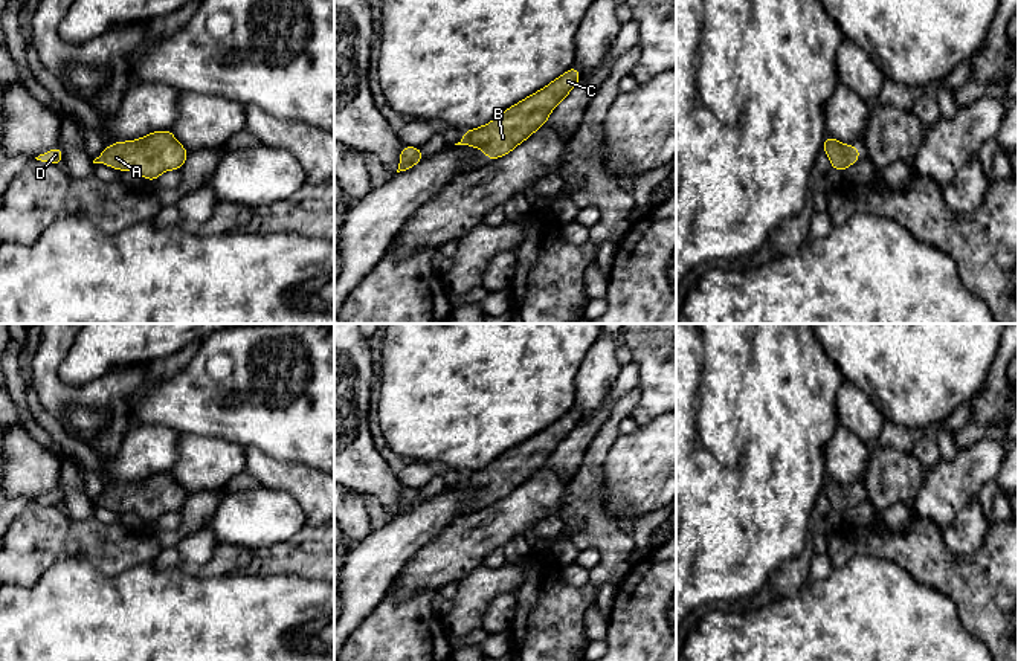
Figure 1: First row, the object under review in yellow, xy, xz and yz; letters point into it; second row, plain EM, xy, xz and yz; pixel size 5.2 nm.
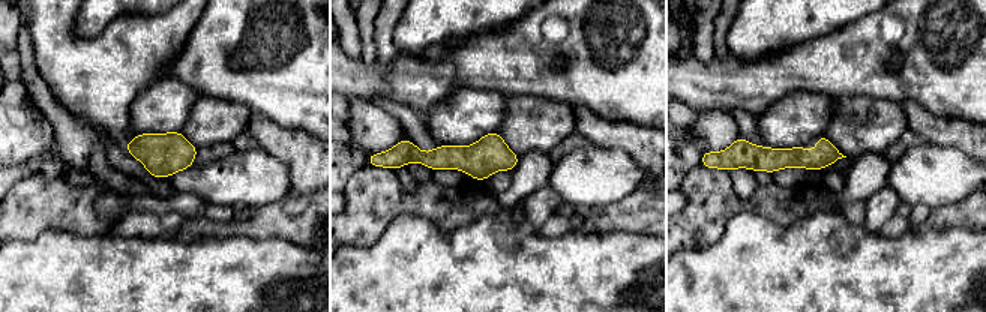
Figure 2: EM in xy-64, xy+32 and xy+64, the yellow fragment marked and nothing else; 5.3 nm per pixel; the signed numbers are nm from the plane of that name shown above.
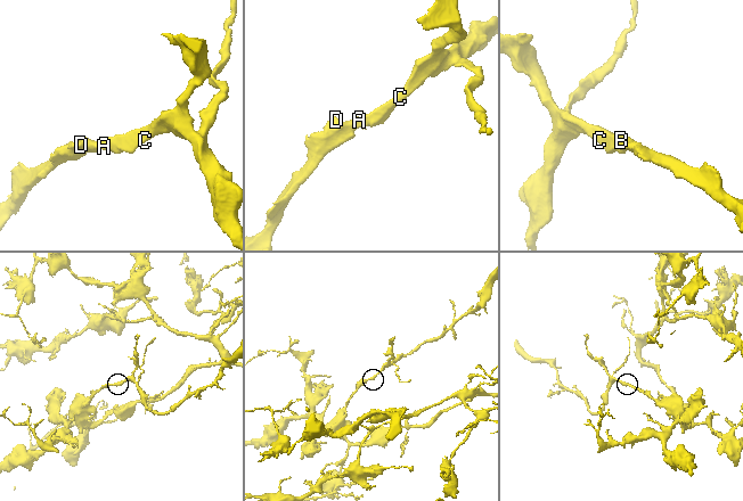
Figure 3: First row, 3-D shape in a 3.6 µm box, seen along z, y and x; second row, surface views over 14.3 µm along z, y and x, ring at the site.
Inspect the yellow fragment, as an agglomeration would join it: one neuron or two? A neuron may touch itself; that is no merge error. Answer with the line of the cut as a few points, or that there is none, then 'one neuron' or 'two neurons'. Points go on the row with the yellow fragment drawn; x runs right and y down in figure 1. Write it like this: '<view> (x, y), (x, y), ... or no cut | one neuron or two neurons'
no cut | one neuron

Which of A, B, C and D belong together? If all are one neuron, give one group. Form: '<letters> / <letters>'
A B C D

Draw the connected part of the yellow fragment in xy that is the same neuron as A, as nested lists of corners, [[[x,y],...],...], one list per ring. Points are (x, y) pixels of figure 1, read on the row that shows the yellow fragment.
[[[169,130],[150,133],[139,140],[116,142],[105,147],[93,163],[104,163],[121,171],[134,169],[154,182],[166,169],[180,169],[189,151]]]

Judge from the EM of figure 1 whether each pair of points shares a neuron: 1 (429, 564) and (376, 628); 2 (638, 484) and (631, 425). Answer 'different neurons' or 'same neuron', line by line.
1: different neurons
2: different neurons

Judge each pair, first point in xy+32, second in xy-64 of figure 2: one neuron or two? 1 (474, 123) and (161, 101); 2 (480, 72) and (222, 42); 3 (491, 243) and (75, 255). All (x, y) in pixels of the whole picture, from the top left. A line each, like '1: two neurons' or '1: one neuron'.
1: one neuron
2: one neuron
3: one neuron

